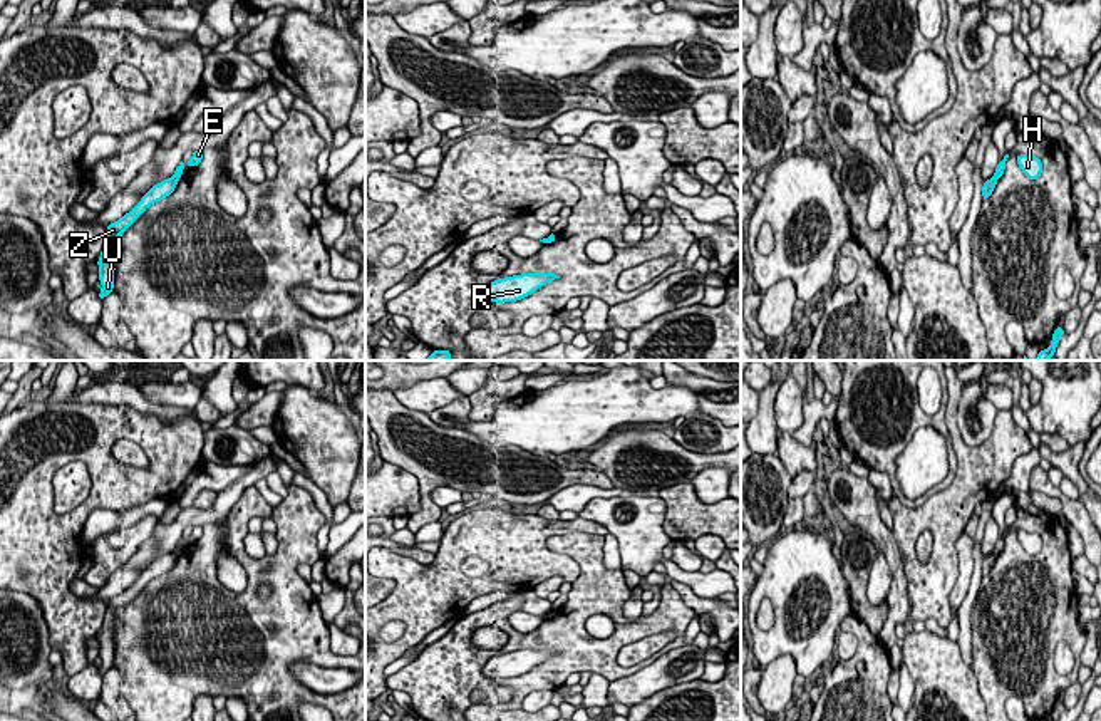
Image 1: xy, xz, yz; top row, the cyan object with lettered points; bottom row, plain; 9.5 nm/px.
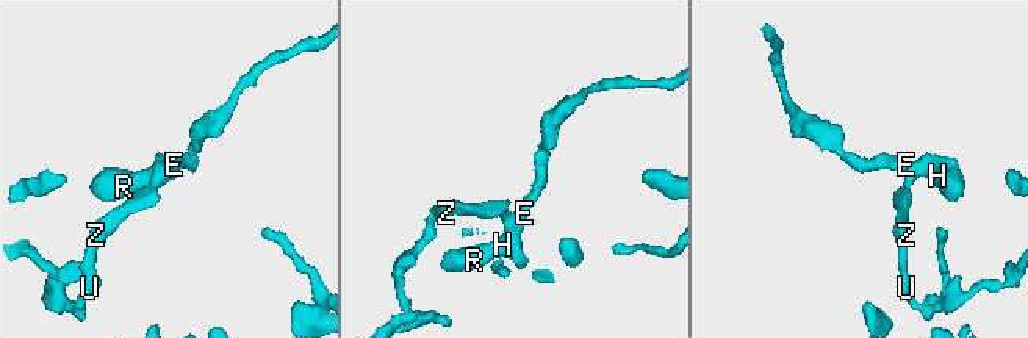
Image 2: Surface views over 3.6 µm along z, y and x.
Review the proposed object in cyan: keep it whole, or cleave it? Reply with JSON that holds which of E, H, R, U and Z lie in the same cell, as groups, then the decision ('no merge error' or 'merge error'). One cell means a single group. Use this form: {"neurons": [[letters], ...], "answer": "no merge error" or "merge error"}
{"neurons": [["E", "H", "R"], ["U", "Z"]], "answer": "merge error"}

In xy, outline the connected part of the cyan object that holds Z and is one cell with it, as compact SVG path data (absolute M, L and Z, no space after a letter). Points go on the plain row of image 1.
M168 553L154 560L127 590L124 590L121 595L107 602L102 629L101 629L101 634L97 635L99 649L101 649L99 656L102 659L102 666L99 667L101 676L104 676L106 671L114 666L116 642L112 635L114 635L114 624L116 624L117 614L124 609L126 604L129 604L144 589L147 582L171 570L176 560L178 560L178 555L174 553Z

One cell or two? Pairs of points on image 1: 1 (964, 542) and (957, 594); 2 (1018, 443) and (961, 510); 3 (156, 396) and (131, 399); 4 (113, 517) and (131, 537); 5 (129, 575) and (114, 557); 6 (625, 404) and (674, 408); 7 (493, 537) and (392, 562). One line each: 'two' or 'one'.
1: one
2: one
3: two
4: two
5: two
6: one
7: one

